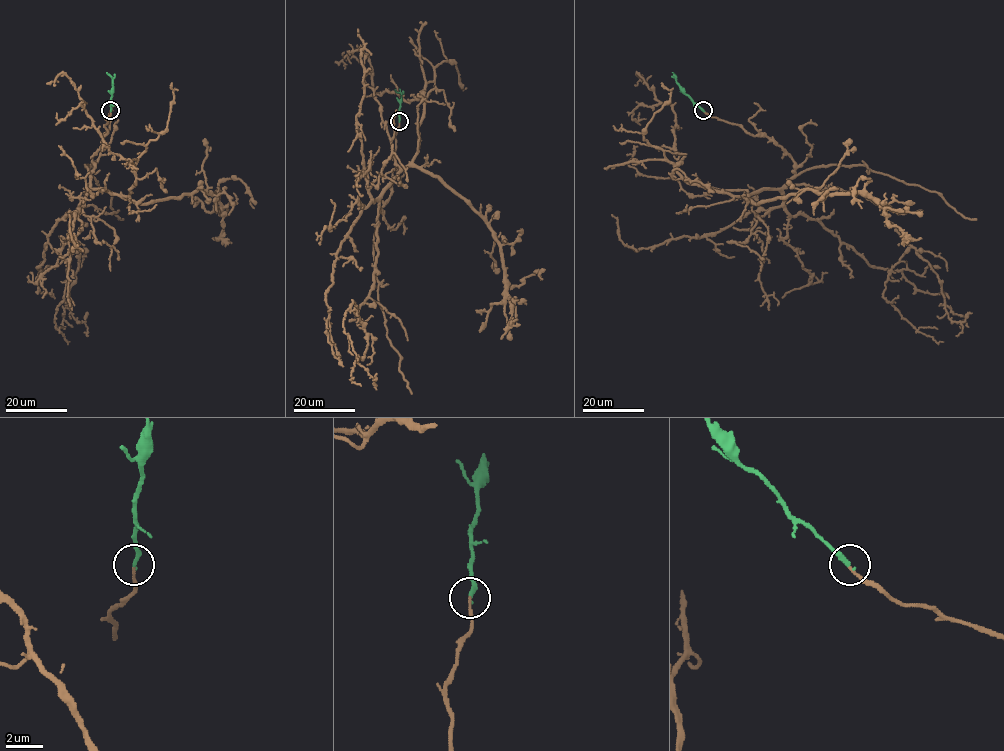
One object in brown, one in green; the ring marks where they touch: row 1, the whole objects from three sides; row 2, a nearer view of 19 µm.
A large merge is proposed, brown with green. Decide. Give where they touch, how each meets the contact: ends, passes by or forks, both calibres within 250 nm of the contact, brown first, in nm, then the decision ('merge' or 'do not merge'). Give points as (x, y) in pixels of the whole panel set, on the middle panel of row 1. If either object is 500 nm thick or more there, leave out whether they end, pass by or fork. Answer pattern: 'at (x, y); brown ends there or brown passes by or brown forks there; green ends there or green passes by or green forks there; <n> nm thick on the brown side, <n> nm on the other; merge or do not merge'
at (399, 121); brown ends there; green ends there; 140 nm thick on the brown side, 220 nm on the other; merge

